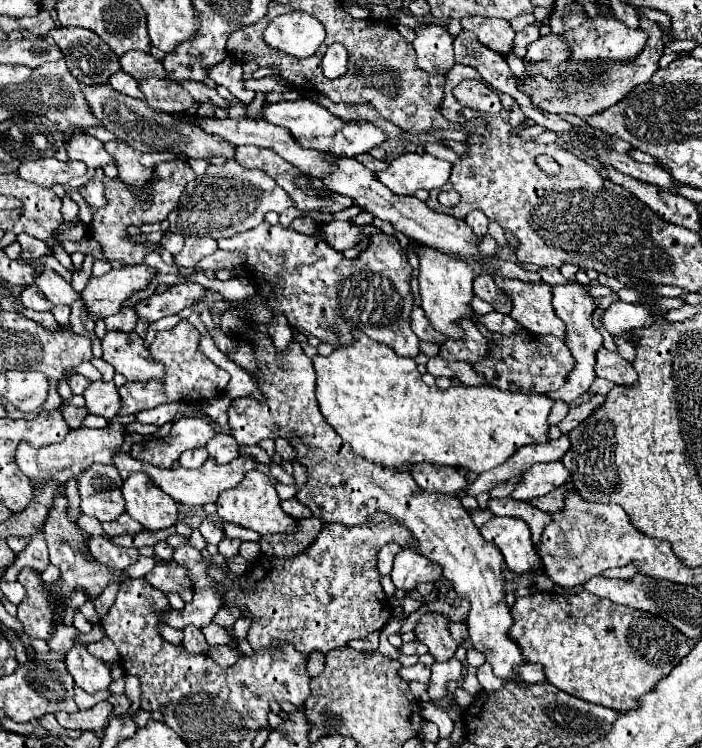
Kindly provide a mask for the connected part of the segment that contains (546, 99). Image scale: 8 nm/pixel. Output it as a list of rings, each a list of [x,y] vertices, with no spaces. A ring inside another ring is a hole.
[[[647,18],[640,19],[640,27],[647,33],[647,46],[643,54],[635,62],[567,62],[555,68],[551,66],[527,66],[527,70],[535,76],[535,80],[521,80],[519,88],[531,96],[531,100],[551,112],[551,114],[577,114],[577,116],[591,116],[601,112],[615,102],[619,102],[625,94],[629,94],[635,86],[645,84],[653,72],[657,70],[657,62],[663,56],[663,44],[659,38],[659,28],[651,24]]]

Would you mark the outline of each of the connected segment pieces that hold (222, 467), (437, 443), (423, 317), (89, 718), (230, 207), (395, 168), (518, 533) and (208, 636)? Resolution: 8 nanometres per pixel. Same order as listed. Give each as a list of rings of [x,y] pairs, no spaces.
[[[119,454],[119,458],[115,458],[115,466],[117,466],[117,470],[119,470],[119,474],[121,474],[123,480],[125,480],[131,472],[147,472],[147,474],[151,476],[151,480],[153,480],[163,492],[167,492],[173,500],[183,502],[183,504],[197,504],[197,506],[203,506],[203,504],[207,504],[207,502],[217,502],[219,492],[237,486],[237,484],[245,478],[247,472],[257,470],[259,462],[257,462],[255,458],[251,458],[251,456],[245,454],[245,456],[235,458],[231,464],[217,464],[215,458],[207,458],[207,460],[203,462],[203,466],[197,468],[197,470],[187,470],[187,468],[163,470],[163,468],[151,466],[151,464],[143,462],[143,460],[137,460],[137,458],[129,456],[129,454]]]
[[[361,330],[353,332],[353,342],[337,346],[331,356],[313,358],[317,370],[317,402],[325,420],[335,428],[335,432],[351,444],[355,454],[367,458],[369,462],[399,468],[401,464],[431,462],[443,466],[465,468],[471,472],[487,472],[503,464],[517,448],[525,444],[547,442],[547,416],[553,406],[549,396],[503,392],[491,386],[449,386],[447,390],[439,386],[427,386],[421,380],[415,360],[401,358],[389,346],[367,338]]]
[[[413,306],[411,328],[419,336],[419,340],[429,340],[429,342],[435,342],[435,344],[443,342],[443,334],[435,332],[435,328],[431,328],[431,322],[427,322],[427,314],[423,314],[421,306]]]
[[[103,700],[99,704],[95,704],[93,708],[85,710],[85,712],[77,712],[77,714],[67,714],[67,712],[59,712],[55,718],[59,720],[61,726],[71,728],[71,730],[91,730],[91,732],[99,732],[107,726],[109,718],[113,714],[113,706]]]
[[[229,160],[227,164],[221,166],[209,166],[205,170],[205,174],[197,176],[195,180],[191,180],[183,194],[181,194],[181,202],[179,206],[169,214],[169,232],[181,234],[183,238],[187,236],[211,236],[213,240],[219,238],[227,238],[227,236],[235,236],[239,232],[245,232],[249,228],[255,228],[257,224],[263,222],[263,214],[273,210],[273,212],[283,212],[285,208],[289,208],[293,202],[291,198],[285,194],[283,188],[279,188],[275,184],[273,178],[269,178],[267,174],[263,174],[261,170],[243,170],[235,160]]]
[[[401,154],[399,158],[391,160],[389,168],[377,172],[375,176],[395,194],[411,196],[419,188],[433,190],[447,184],[451,174],[451,162],[439,160],[431,154]]]
[[[495,516],[481,526],[481,536],[501,550],[507,568],[515,574],[525,576],[541,568],[541,558],[535,552],[529,526],[521,518]]]
[[[211,622],[207,628],[205,628],[205,640],[209,646],[237,646],[233,638],[229,638],[229,634],[225,632],[225,628],[217,626],[215,622]]]

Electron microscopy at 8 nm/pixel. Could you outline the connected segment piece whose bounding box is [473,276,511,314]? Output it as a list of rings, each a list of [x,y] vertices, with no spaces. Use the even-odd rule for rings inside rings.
[[[477,276],[473,286],[475,286],[475,296],[495,306],[495,310],[501,310],[503,314],[511,312],[511,298],[501,288],[497,288],[497,284],[489,276]],[[507,302],[509,306],[505,306]]]

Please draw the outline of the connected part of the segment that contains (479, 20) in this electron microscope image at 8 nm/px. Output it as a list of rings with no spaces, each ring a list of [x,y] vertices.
[[[469,16],[469,18],[461,18],[461,26],[465,30],[473,32],[483,46],[487,46],[499,54],[507,54],[513,48],[515,32],[511,30],[509,22],[503,22],[497,18]]]

